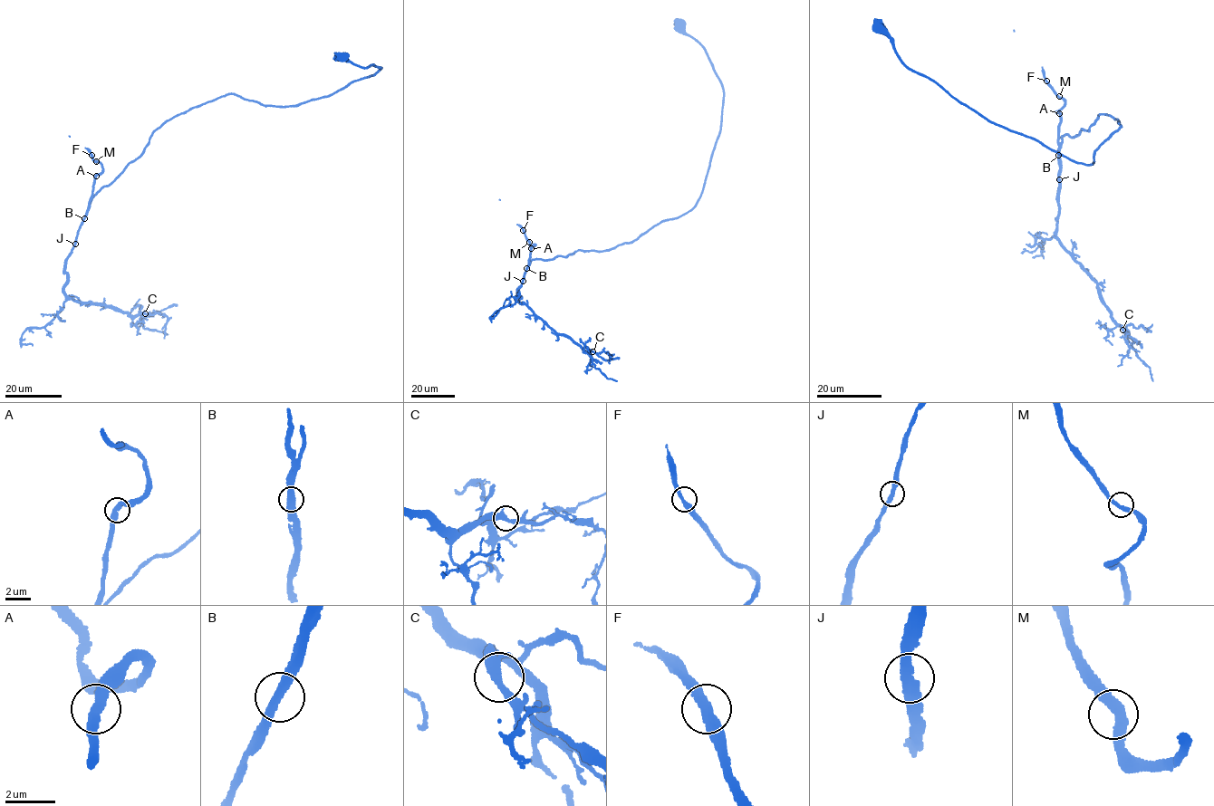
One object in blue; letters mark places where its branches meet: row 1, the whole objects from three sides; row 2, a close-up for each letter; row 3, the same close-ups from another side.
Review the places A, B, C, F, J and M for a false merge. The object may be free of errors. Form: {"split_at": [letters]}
{"split_at": []}

